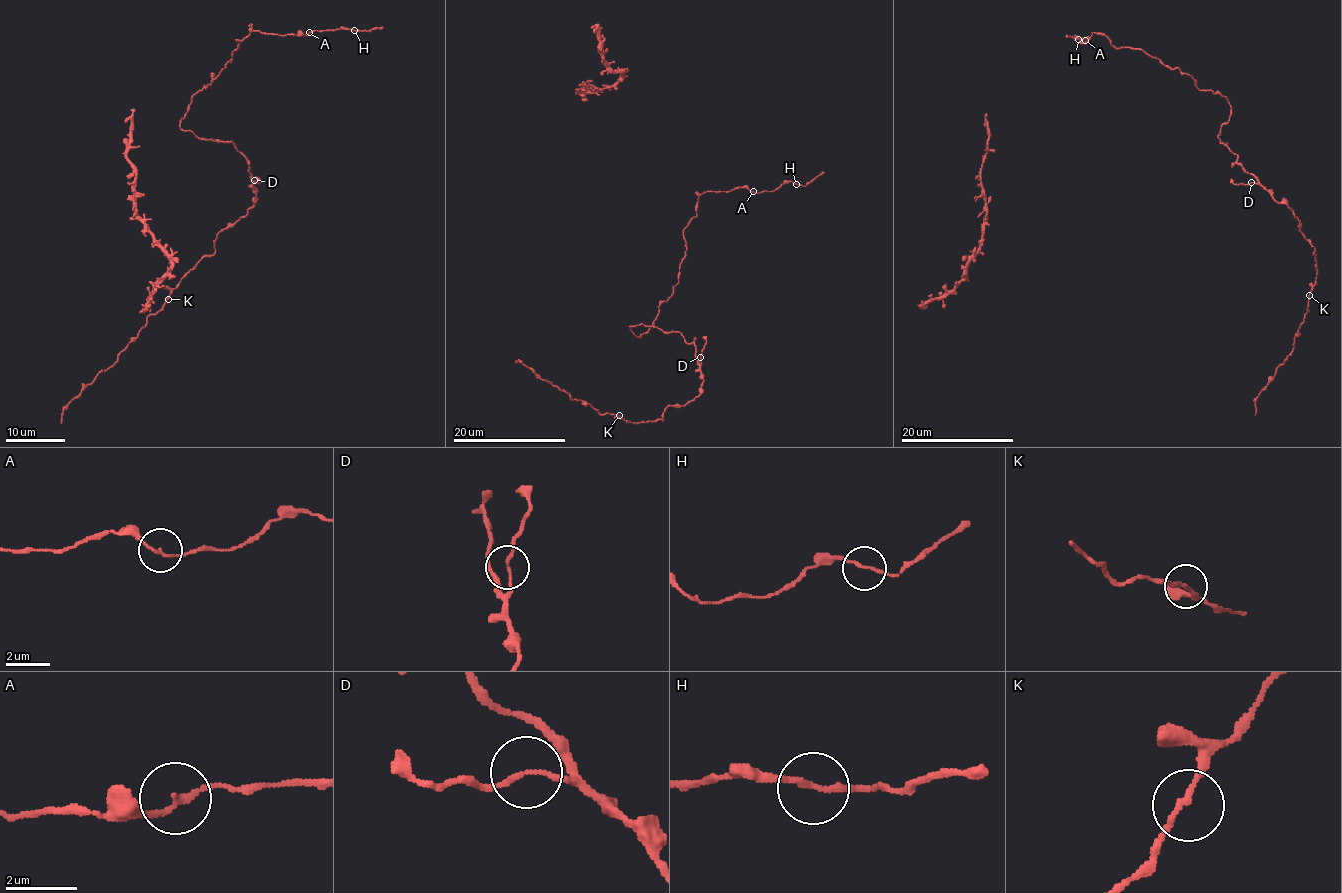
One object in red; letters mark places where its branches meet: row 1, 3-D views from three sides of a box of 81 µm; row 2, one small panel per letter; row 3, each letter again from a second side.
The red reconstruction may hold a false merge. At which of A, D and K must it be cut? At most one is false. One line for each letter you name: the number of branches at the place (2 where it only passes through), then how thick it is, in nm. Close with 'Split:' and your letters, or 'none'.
Split: none

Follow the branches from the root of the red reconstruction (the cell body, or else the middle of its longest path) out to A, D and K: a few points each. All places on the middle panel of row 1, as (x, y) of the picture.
A: (662, 301), (678, 281), (686, 249), (684, 229), (696, 215), (698, 198), (706, 191), (740, 187), (753, 191)
D: (662, 301), (646, 332), (631, 331), (643, 324), (679, 332), (693, 343), (699, 363), (701, 358)
K: (662, 301), (646, 332), (630, 328), (657, 326), (693, 343), (701, 393), (668, 406), (662, 421), (619, 415)

